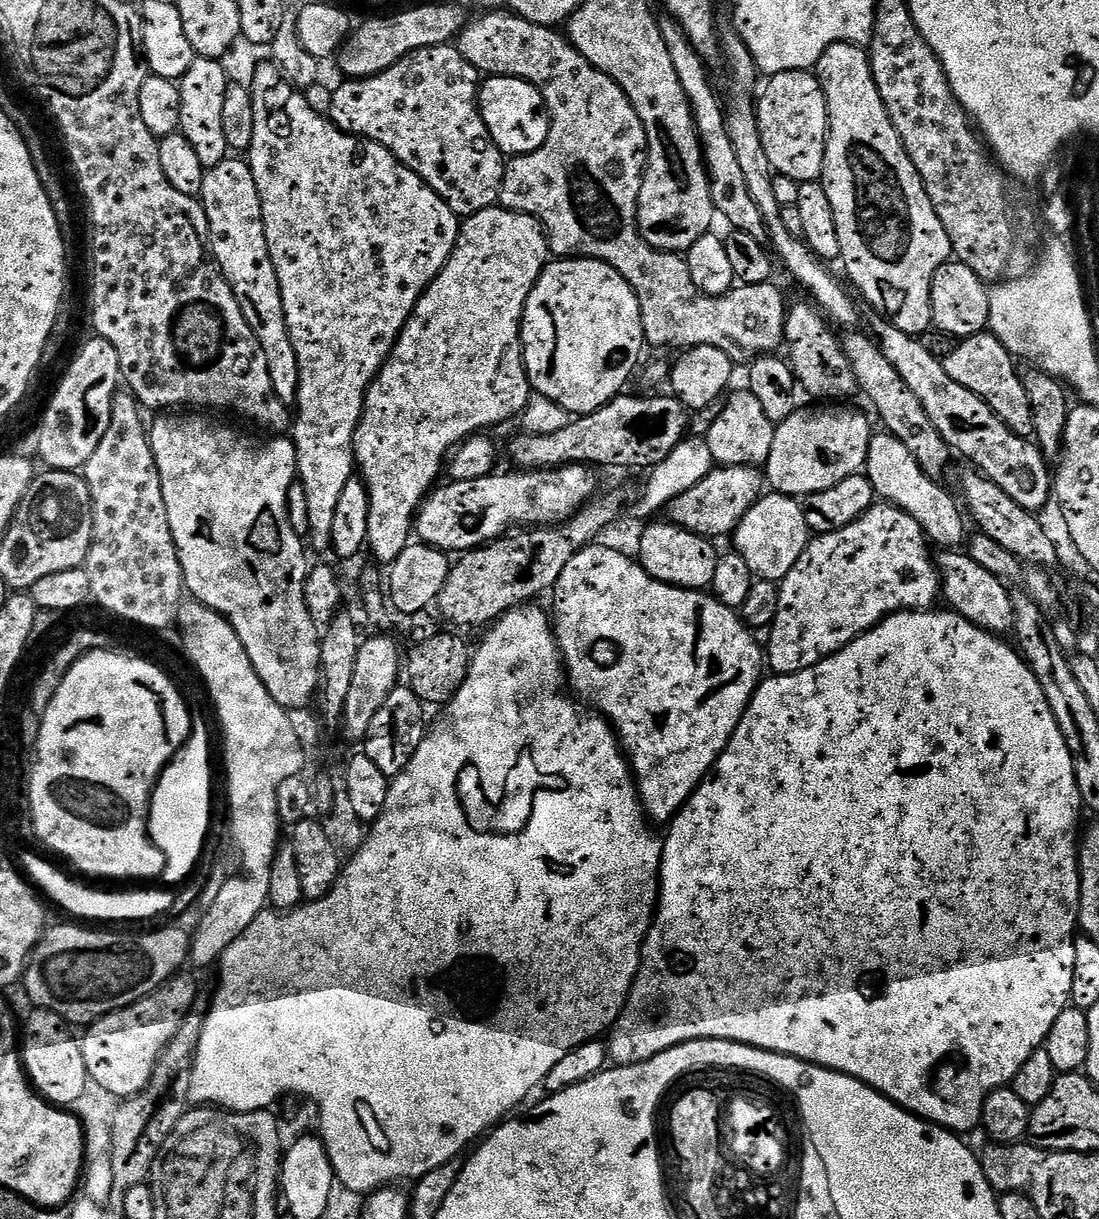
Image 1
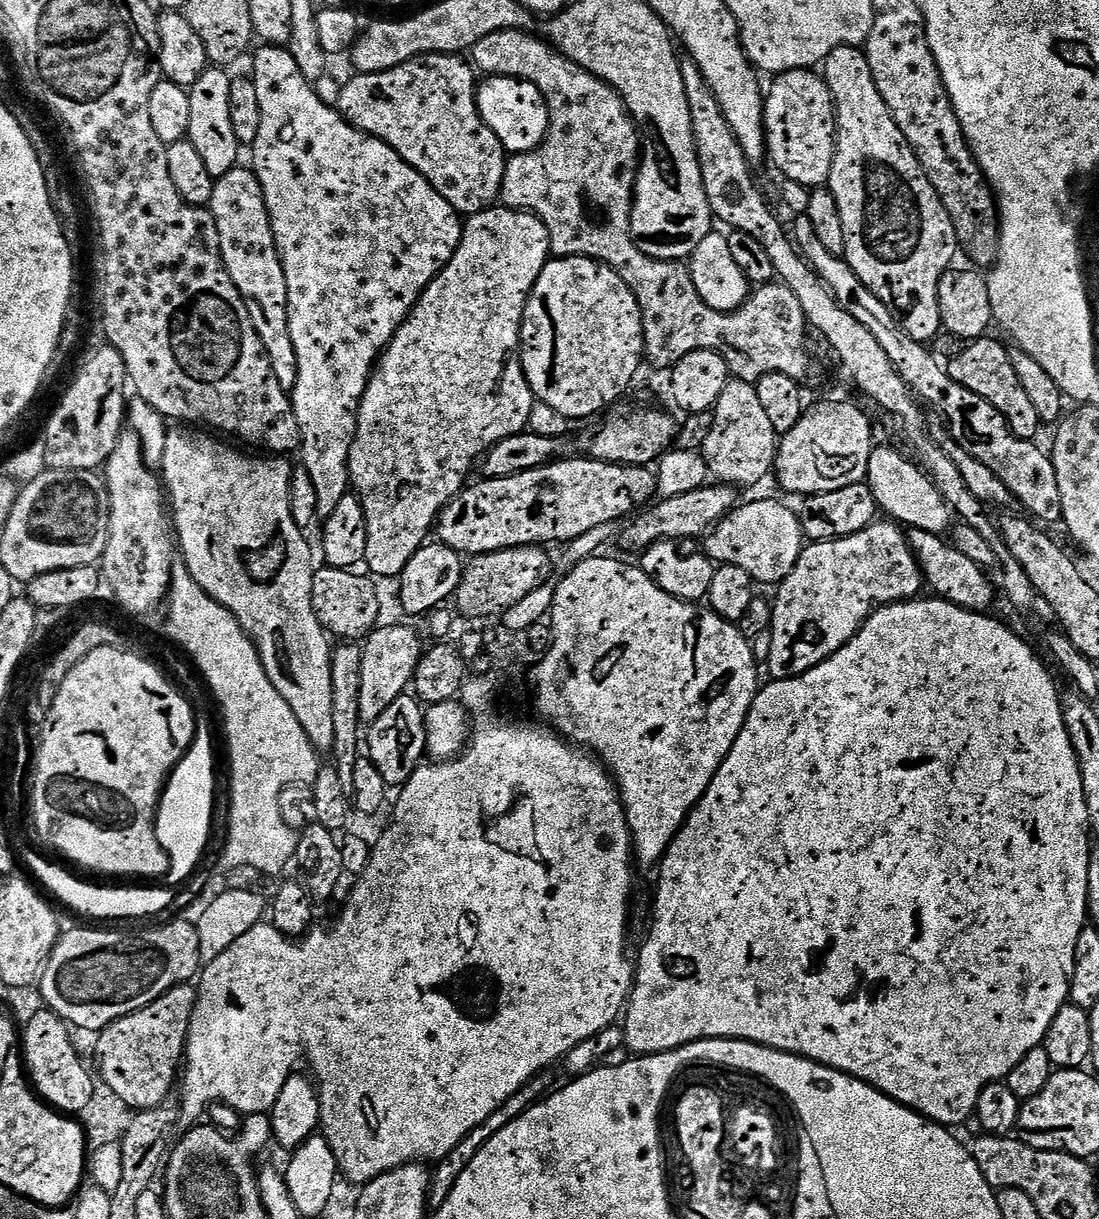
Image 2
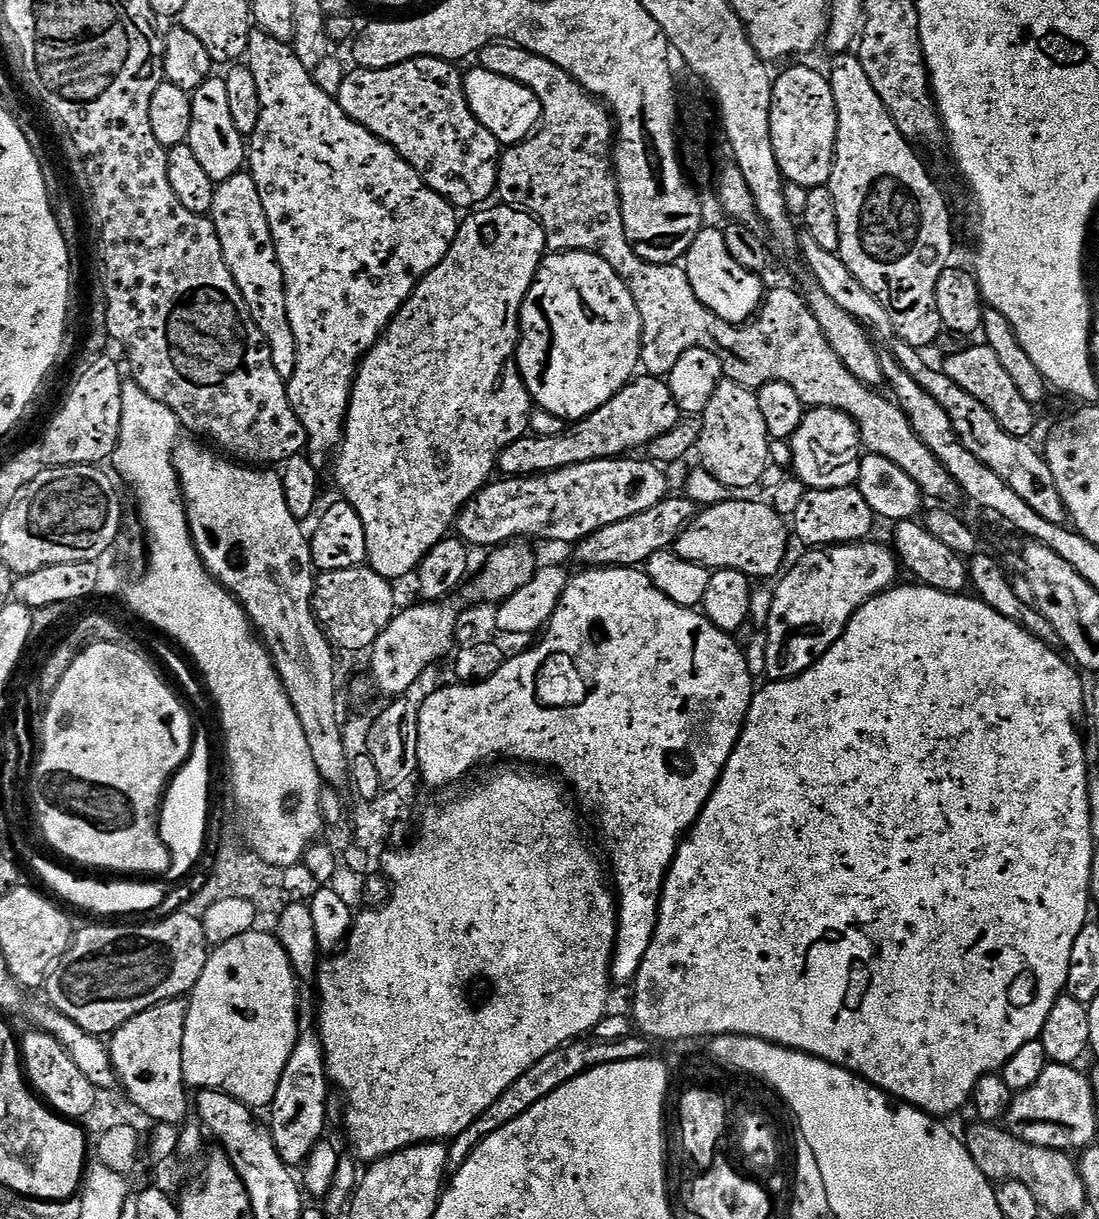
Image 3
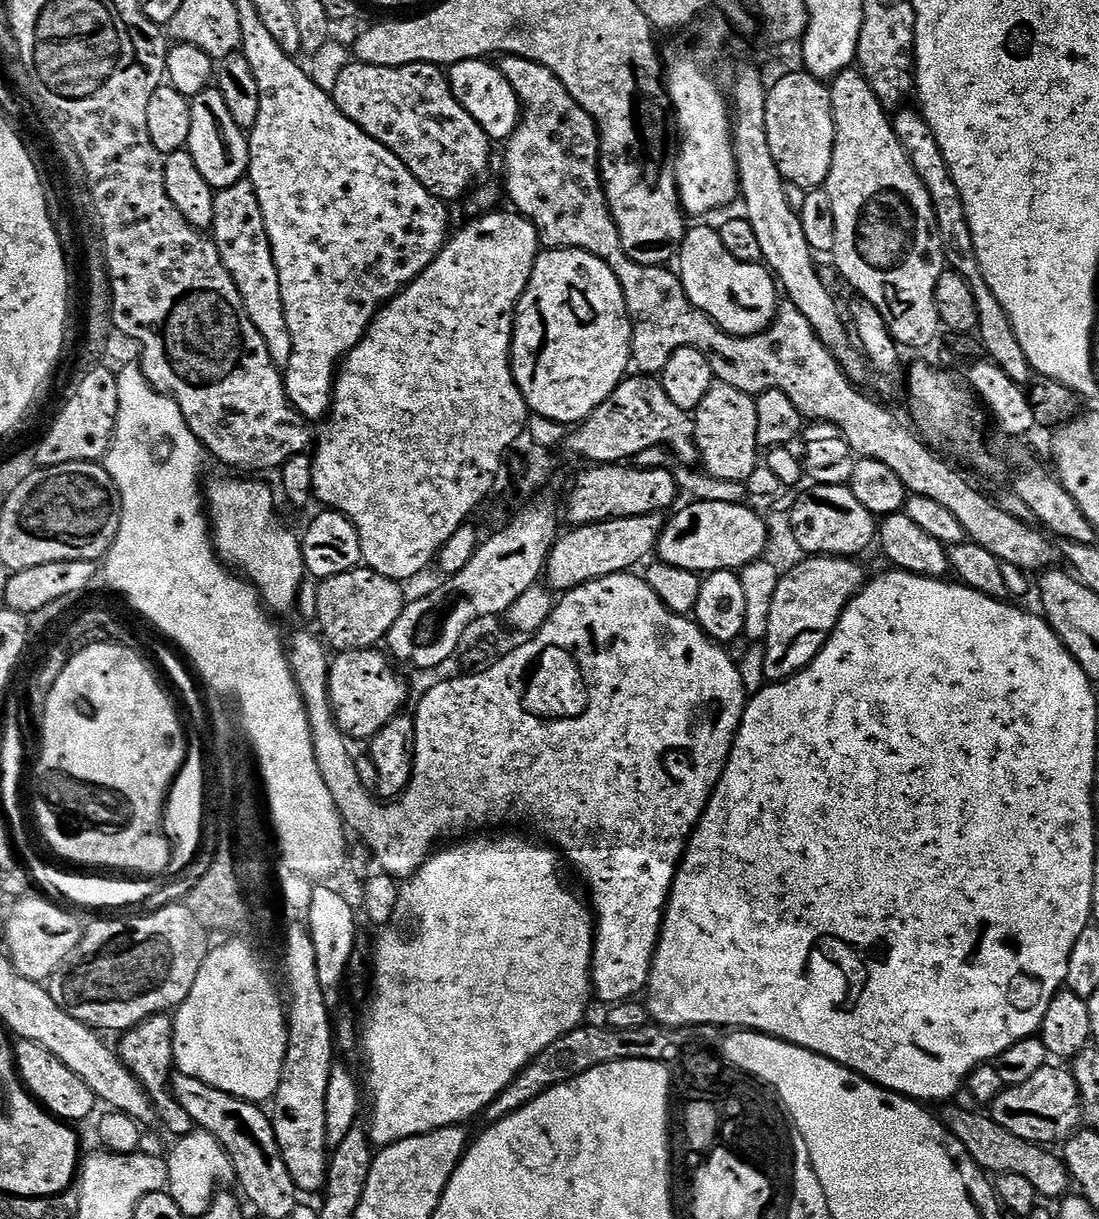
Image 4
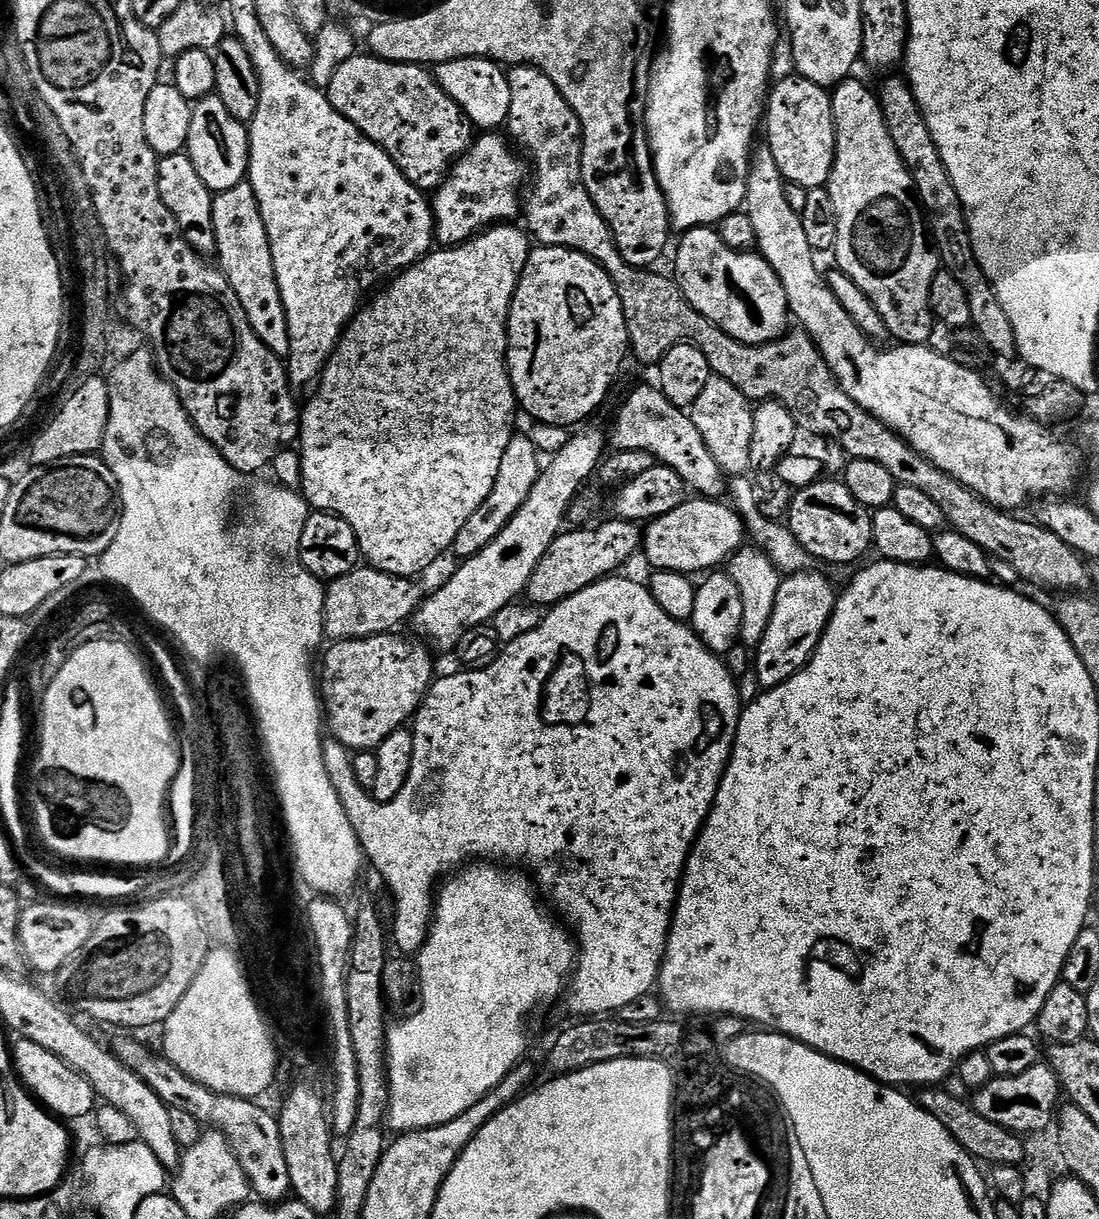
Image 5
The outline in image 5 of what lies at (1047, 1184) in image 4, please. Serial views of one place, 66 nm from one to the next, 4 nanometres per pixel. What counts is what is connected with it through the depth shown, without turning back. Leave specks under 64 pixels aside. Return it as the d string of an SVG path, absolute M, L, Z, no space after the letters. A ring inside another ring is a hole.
M944 1086L925 1087L921 1091L924 1093L918 1096L920 1107L925 1108L930 1114L934 1114L934 1118L938 1118L938 1122L942 1122L942 1126L946 1126L946 1130L950 1130L953 1138L977 1161L983 1162L985 1165L988 1163L988 1166L1023 1165L1024 1140L1017 1133L998 1126L998 1122L989 1122L988 1119L982 1118L982 1114L978 1114L978 1110L974 1110L965 1097L963 1100L962 1097L955 1096L946 1089L947 1087Z

